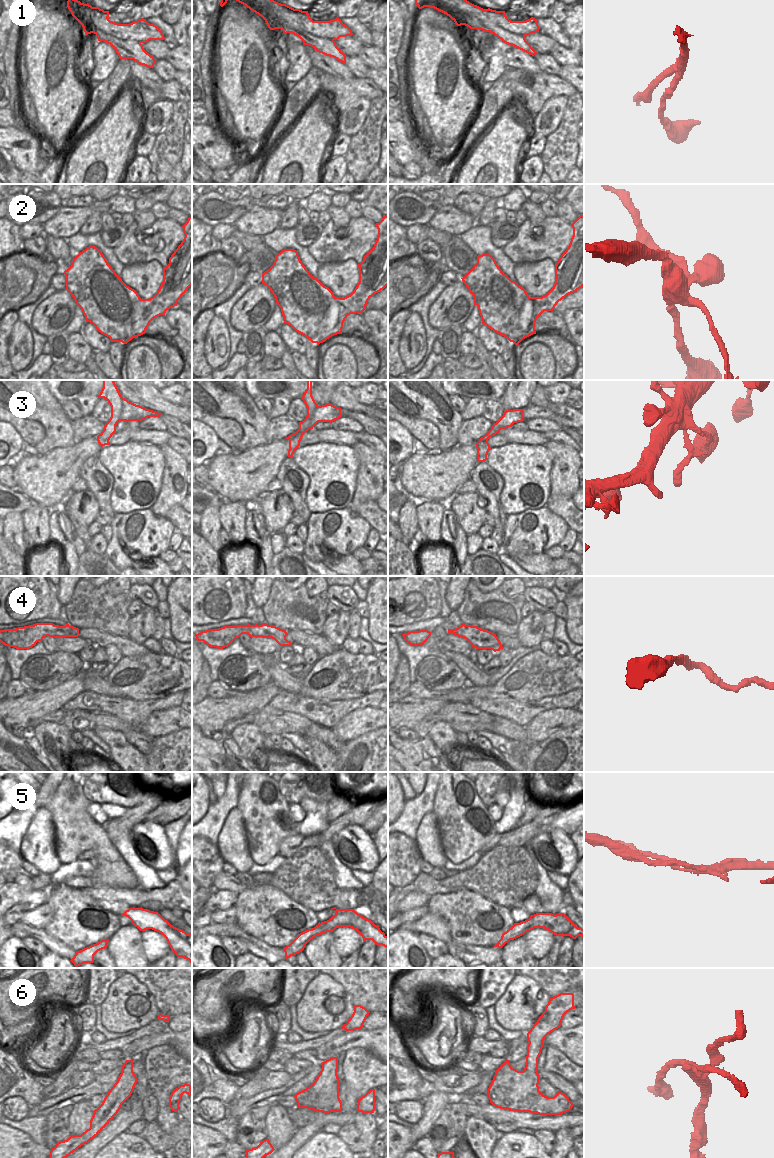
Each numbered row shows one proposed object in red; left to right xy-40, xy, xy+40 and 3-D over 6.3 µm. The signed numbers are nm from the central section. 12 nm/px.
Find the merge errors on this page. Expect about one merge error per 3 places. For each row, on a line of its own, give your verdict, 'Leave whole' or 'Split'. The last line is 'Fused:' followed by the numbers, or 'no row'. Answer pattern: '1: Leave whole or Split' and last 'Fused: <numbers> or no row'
1: Split
2: Split
3: Leave whole
4: Leave whole
5: Split
6: Split
Fused: 1, 2, 5, 6

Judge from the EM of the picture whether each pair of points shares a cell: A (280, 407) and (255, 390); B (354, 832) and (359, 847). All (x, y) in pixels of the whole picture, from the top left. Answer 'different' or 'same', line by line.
A: different
B: same

